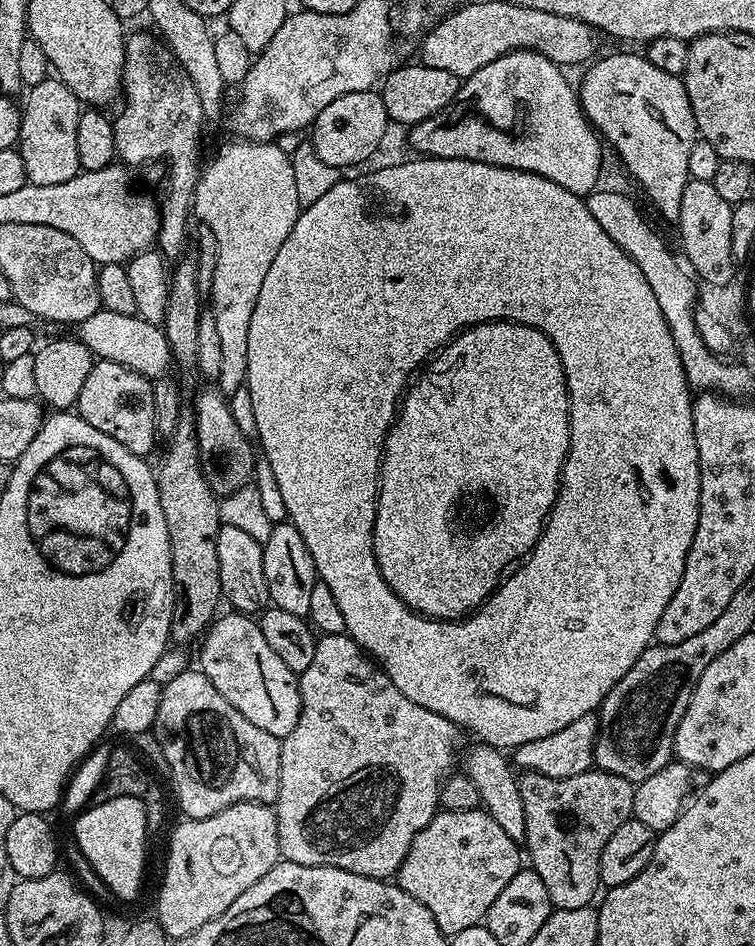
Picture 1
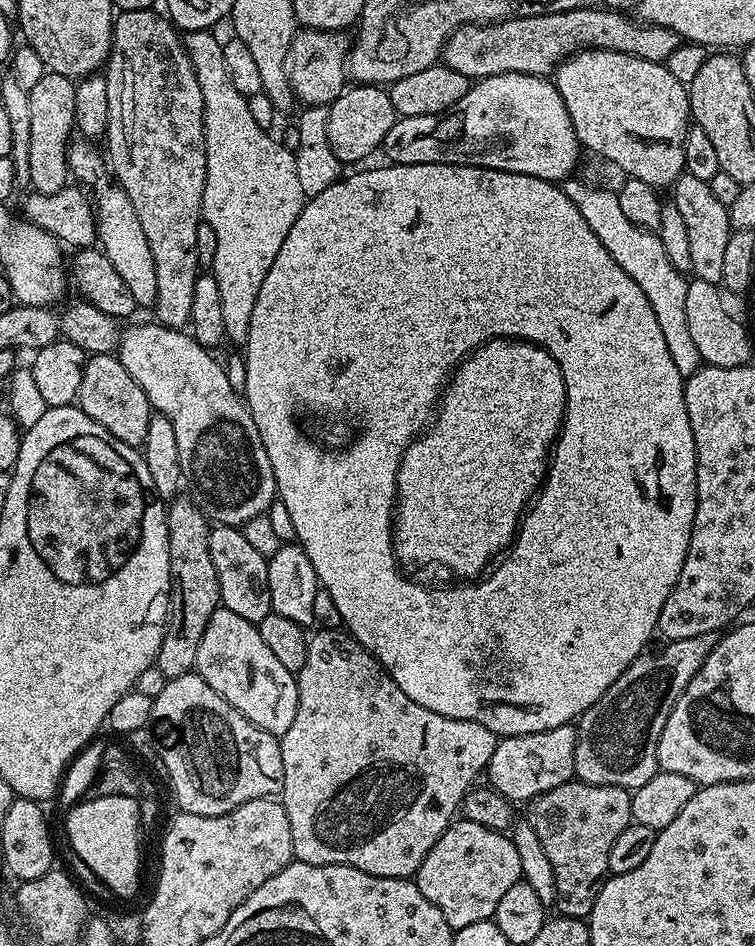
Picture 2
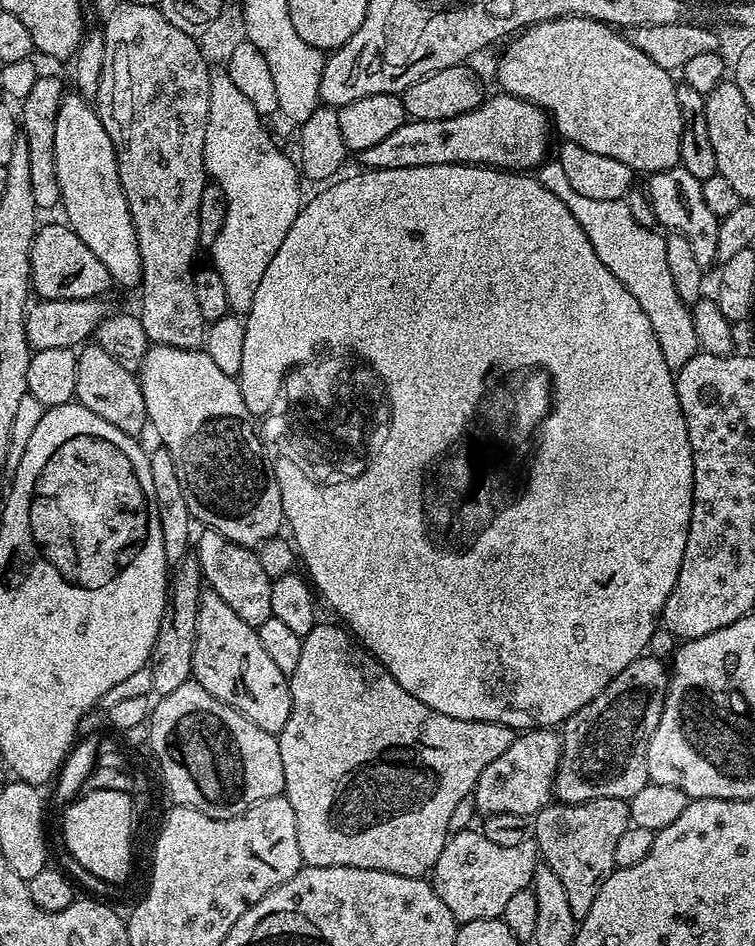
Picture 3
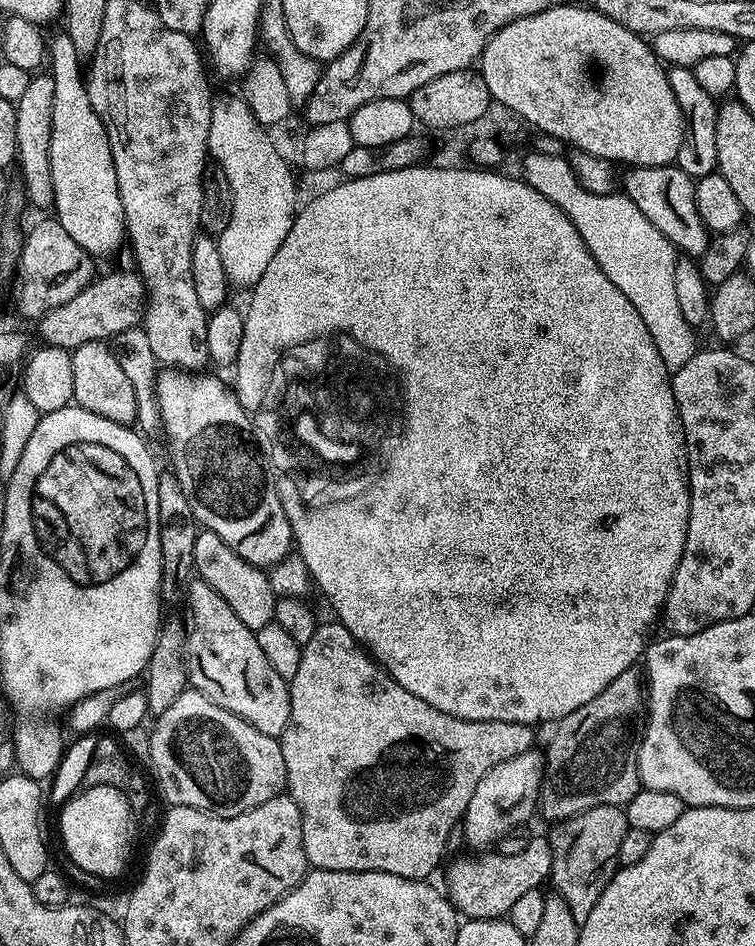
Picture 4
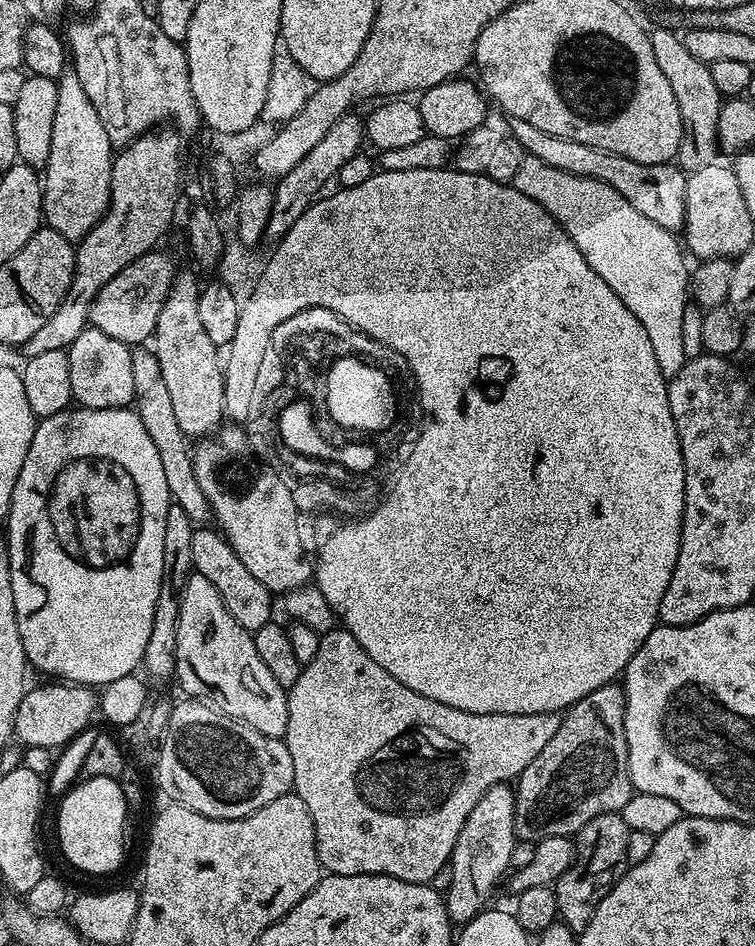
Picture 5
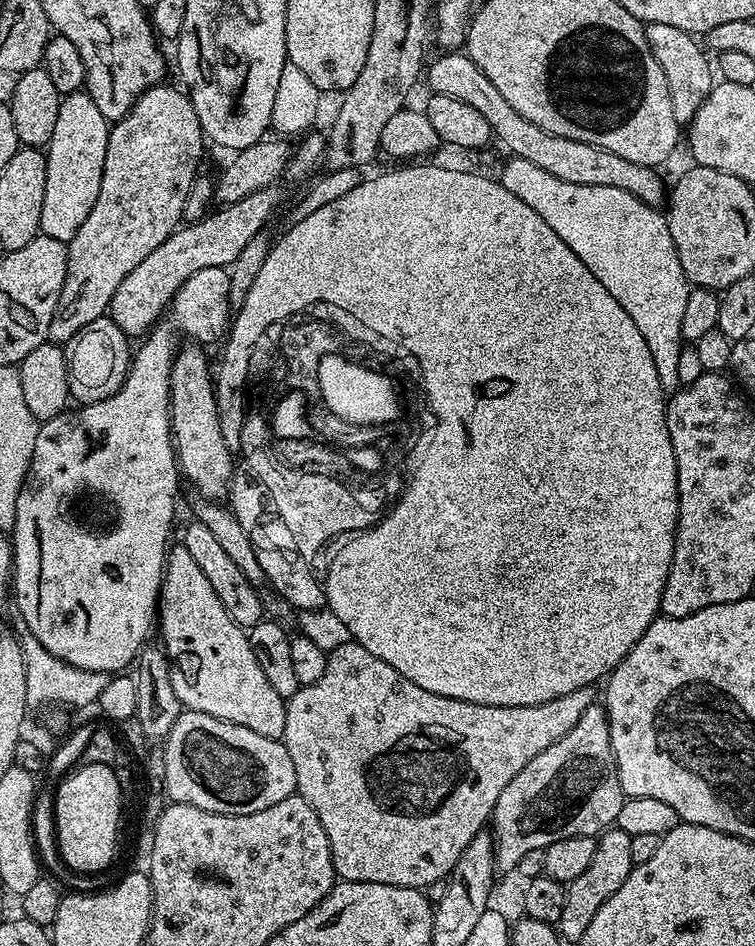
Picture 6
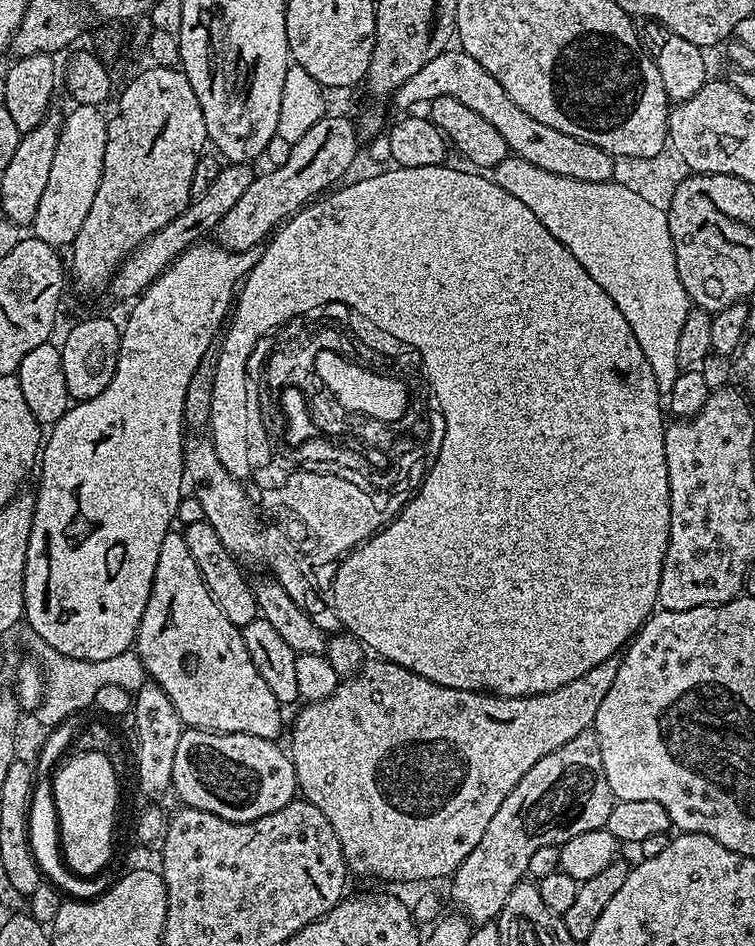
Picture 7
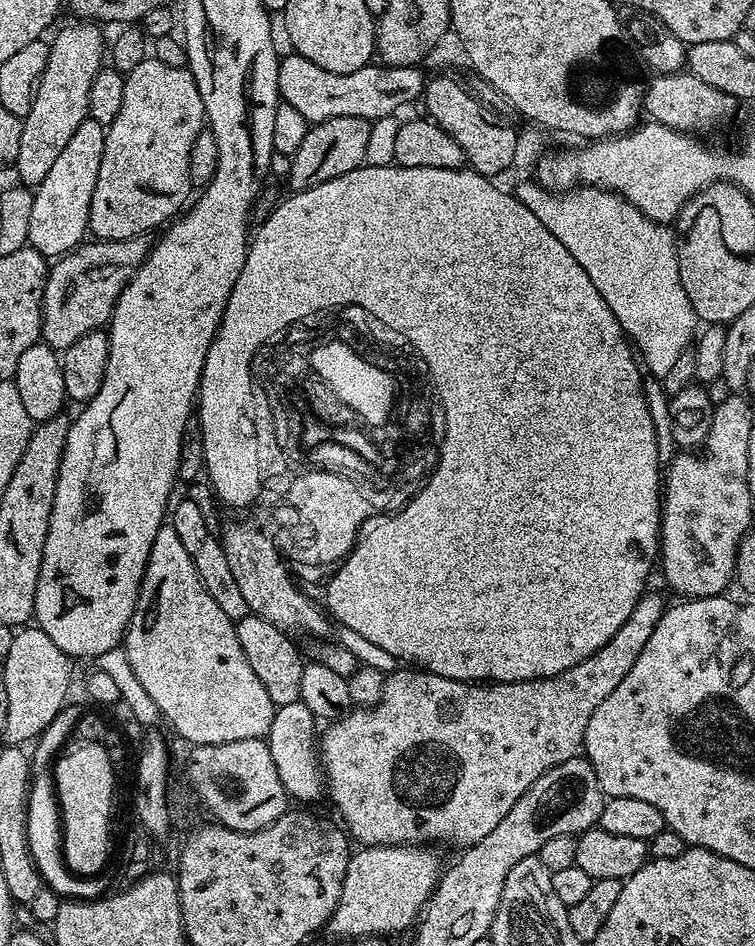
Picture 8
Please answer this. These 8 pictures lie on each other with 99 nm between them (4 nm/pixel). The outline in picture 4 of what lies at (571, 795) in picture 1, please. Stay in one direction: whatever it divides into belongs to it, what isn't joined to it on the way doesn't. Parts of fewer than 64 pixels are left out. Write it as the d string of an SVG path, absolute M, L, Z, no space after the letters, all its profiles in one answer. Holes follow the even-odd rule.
M619 804L594 806L568 820L559 821L550 832L552 841L552 875L555 895L564 899L574 914L574 922L584 924L590 910L602 898L602 890L612 881L618 867L618 849L628 833L628 814Z

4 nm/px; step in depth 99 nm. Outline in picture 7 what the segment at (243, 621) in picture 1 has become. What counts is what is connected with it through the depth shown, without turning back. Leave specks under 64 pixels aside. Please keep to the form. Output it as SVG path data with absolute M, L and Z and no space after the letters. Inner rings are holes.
M173 530L162 538L162 551L158 554L150 598L138 626L134 649L150 679L170 694L170 702L174 702L174 710L178 710L185 726L204 728L207 732L241 732L267 740L281 739L280 731L286 728L286 720L284 724L284 716L280 713L283 712L282 706L274 694L270 694L270 686L266 686L254 662L250 662L240 629L230 622L230 618L226 618L226 614L222 614L222 610L218 610L218 602L214 602L186 546L183 531Z

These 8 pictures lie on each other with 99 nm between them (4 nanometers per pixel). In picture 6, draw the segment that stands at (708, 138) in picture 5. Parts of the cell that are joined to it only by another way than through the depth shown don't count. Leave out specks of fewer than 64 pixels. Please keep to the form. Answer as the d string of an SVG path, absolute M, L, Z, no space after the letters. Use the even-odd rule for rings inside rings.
M663 22L646 24L644 33L658 66L662 66L662 74L666 74L666 86L670 90L670 106L674 106L674 118L680 125L687 126L692 123L694 114L700 109L712 89L713 61L702 44L700 49L700 44L696 41L699 39L686 30L678 30L678 26L666 26Z

